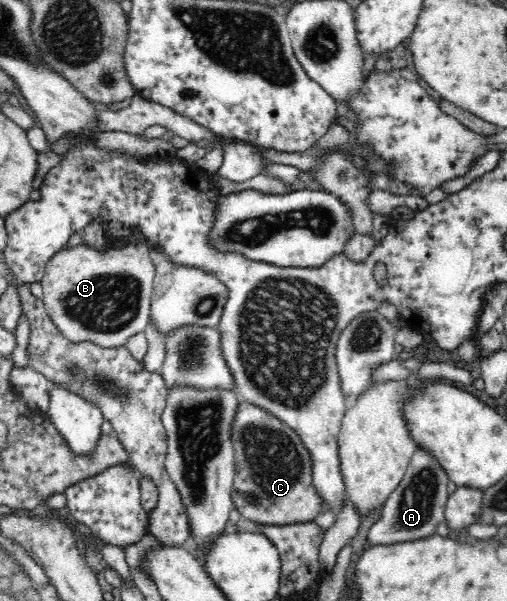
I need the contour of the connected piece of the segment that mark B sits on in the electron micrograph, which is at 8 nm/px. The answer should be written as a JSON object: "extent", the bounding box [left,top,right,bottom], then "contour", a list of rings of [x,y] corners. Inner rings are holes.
{"extent":[41,241,155,347],"contour":[[[130,241],[121,252],[111,252],[108,250],[100,251],[90,246],[87,243],[78,245],[64,245],[50,257],[50,261],[46,264],[45,275],[43,276],[41,285],[43,288],[43,302],[47,309],[47,314],[52,318],[52,321],[58,326],[58,329],[70,340],[76,343],[82,341],[90,341],[100,347],[120,347],[125,340],[136,333],[145,331],[151,317],[151,297],[153,294],[153,284],[155,279],[155,269],[152,259],[149,256],[149,246],[144,241]]]}

